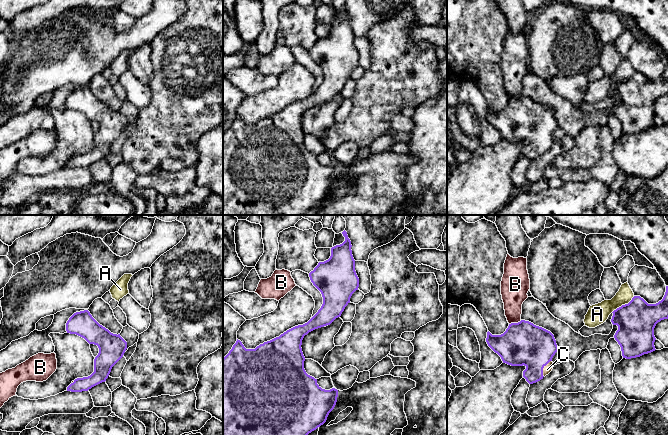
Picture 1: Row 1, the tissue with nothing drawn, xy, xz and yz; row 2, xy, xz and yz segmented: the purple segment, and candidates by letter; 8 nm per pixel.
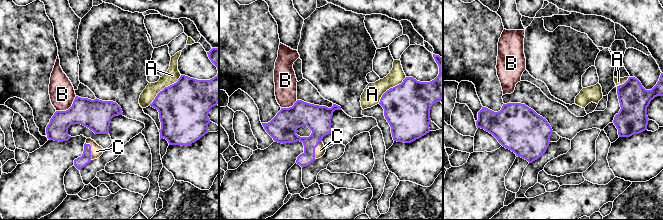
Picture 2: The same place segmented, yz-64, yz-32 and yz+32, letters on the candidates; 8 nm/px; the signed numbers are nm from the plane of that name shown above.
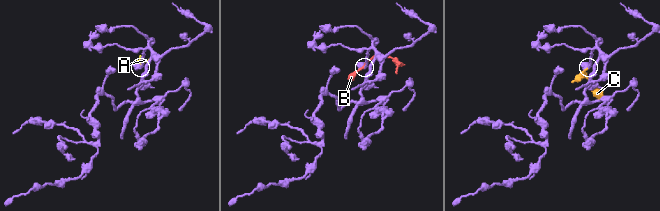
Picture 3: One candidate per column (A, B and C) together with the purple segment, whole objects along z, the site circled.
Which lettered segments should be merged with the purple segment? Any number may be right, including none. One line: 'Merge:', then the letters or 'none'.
Merge: C

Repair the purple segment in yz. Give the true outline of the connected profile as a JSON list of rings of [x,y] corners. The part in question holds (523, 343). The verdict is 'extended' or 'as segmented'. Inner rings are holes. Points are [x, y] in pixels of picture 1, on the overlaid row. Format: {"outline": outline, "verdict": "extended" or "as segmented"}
{"outline": [[[525,320],[509,324],[501,335],[492,335],[488,331],[486,342],[503,363],[524,365],[523,377],[529,384],[540,381],[552,371],[552,358],[558,351],[550,331]]], "verdict": "extended"}

